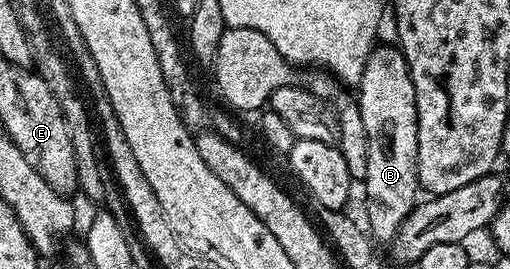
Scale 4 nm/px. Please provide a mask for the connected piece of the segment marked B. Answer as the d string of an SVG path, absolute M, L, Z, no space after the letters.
M381 46L373 47L372 52L368 55L368 61L364 67L364 73L358 85L358 103L360 106L360 113L362 114L362 123L366 125L366 138L370 142L370 158L366 161L366 178L362 181L362 188L364 188L364 196L368 199L368 224L366 223L367 231L370 233L373 241L391 242L398 234L398 230L402 226L402 222L412 213L413 208L418 203L418 195L421 191L420 179L418 178L418 110L416 109L416 91L414 90L414 82L410 78L410 70L408 63L404 57L403 52L399 47L392 46L392 48L380 48Z

